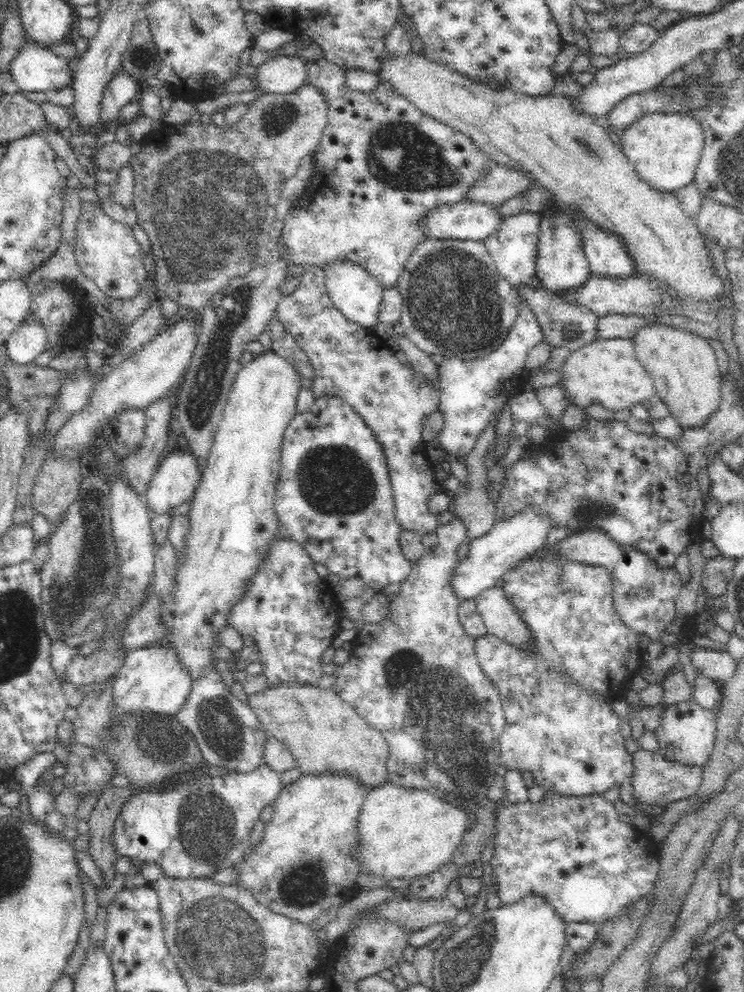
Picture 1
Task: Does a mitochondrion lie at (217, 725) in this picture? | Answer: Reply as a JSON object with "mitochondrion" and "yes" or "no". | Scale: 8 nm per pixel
{"mitochondrion":"yes"}

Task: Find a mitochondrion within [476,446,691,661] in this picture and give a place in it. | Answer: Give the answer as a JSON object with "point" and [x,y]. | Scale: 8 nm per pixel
{"point":[596,509]}

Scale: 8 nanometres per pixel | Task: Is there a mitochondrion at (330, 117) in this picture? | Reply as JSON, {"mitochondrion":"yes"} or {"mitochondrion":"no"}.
{"mitochondrion":"no"}

